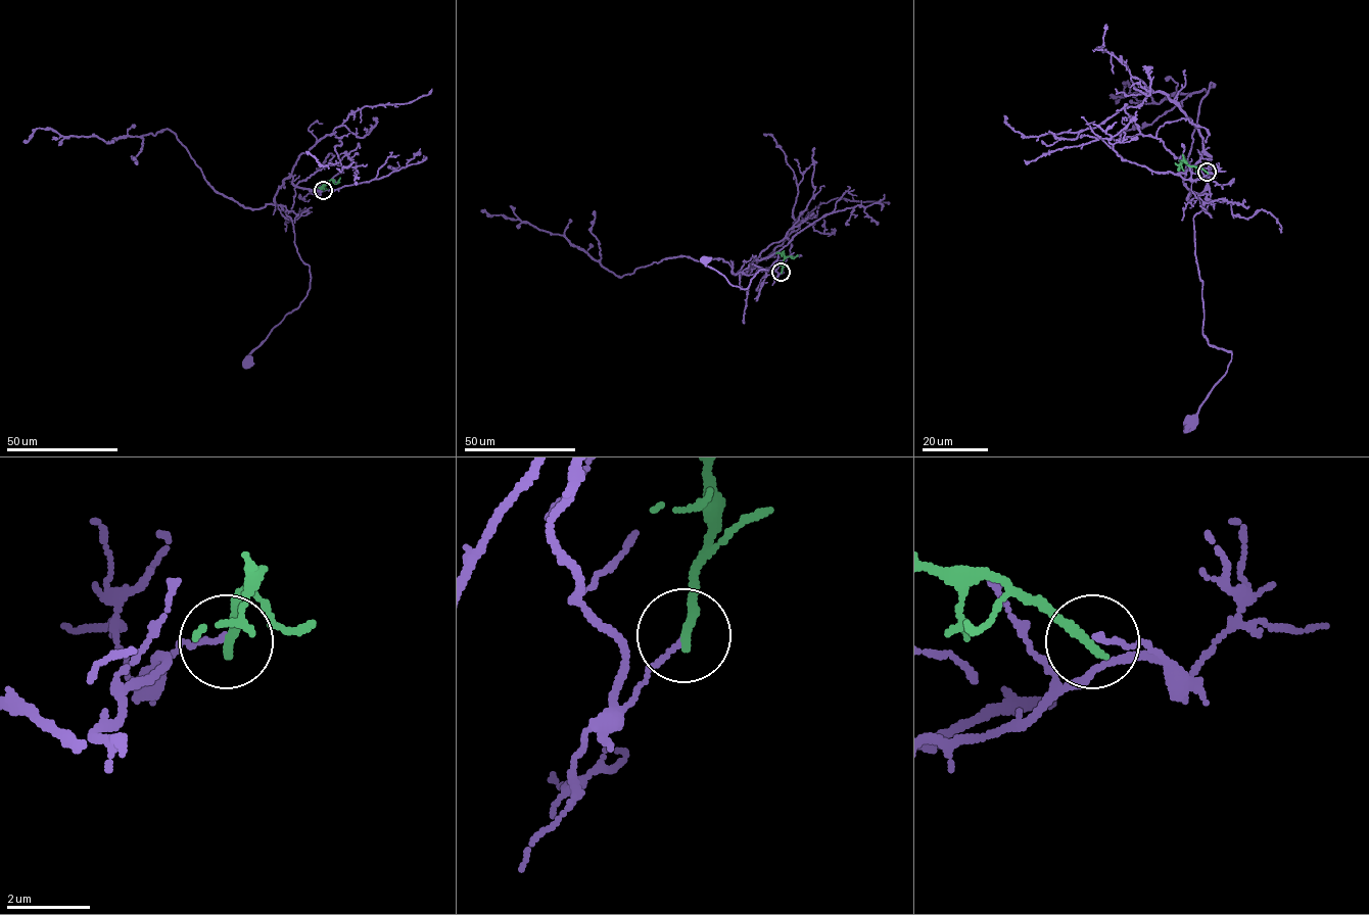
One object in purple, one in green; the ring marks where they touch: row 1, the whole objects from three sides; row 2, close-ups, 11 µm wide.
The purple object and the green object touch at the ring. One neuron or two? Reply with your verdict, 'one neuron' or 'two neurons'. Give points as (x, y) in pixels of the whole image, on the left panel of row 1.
two neurons

